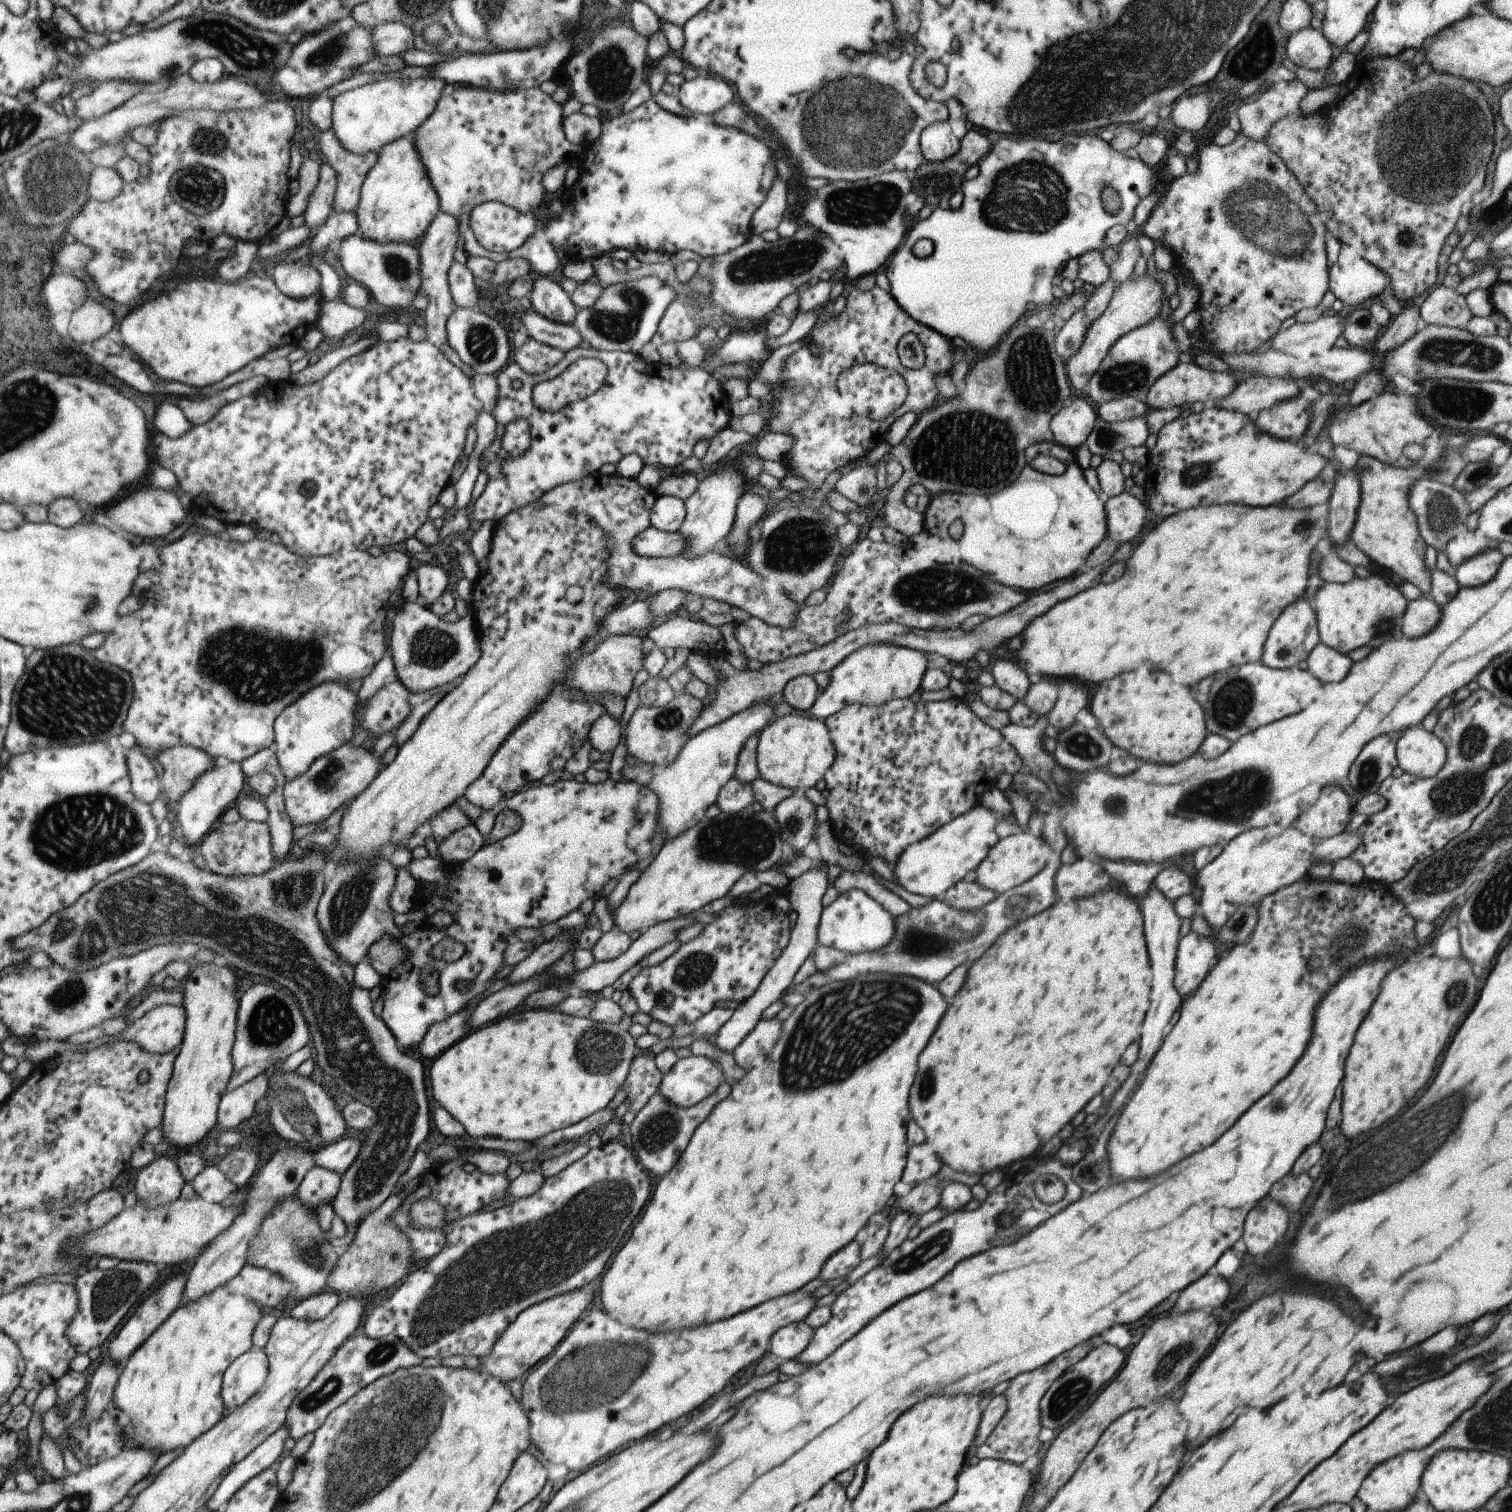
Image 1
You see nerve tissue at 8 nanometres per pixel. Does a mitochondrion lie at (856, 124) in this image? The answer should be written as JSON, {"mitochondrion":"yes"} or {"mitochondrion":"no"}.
{"mitochondrion":"yes"}

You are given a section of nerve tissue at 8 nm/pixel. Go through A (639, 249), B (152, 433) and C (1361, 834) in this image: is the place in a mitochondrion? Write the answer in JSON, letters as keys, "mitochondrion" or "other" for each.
{"A":"other","B":"other","C":"other"}

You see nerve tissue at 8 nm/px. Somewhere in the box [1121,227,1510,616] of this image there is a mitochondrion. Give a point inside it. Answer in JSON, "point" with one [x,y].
{"point":[1471,357]}

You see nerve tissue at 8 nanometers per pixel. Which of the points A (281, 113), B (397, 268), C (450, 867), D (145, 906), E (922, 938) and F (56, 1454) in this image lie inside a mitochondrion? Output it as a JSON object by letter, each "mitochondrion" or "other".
{"A":"other","B":"mitochondrion","C":"other","D":"mitochondrion","E":"mitochondrion","F":"other"}

